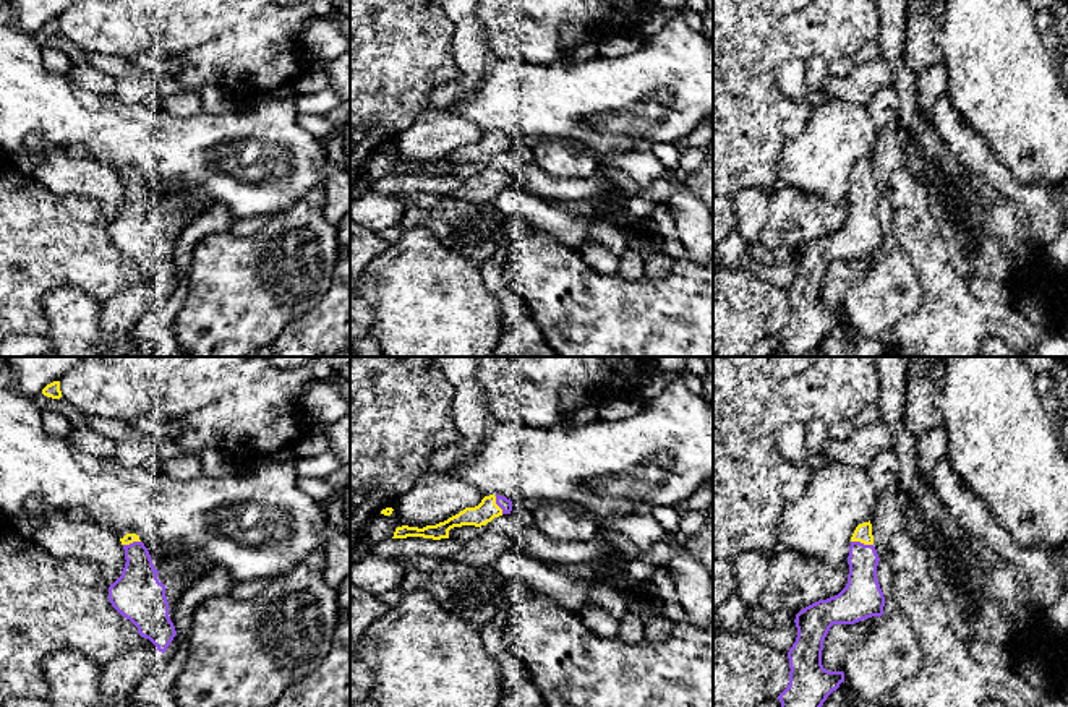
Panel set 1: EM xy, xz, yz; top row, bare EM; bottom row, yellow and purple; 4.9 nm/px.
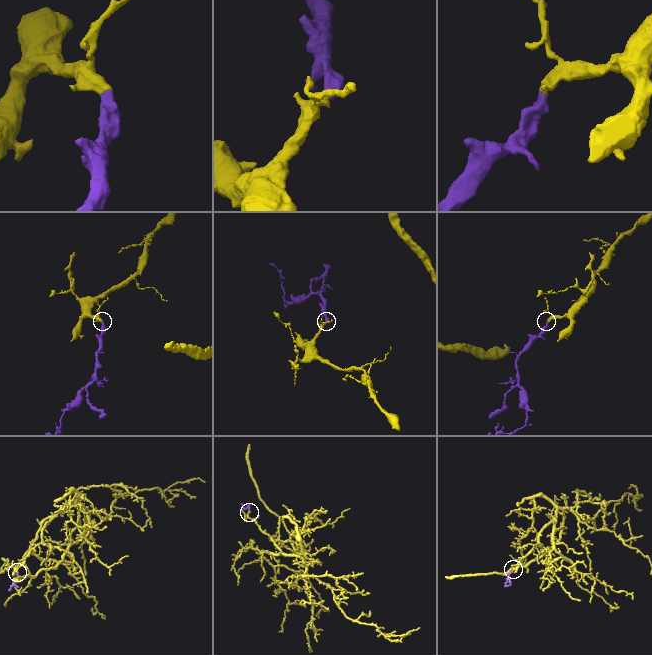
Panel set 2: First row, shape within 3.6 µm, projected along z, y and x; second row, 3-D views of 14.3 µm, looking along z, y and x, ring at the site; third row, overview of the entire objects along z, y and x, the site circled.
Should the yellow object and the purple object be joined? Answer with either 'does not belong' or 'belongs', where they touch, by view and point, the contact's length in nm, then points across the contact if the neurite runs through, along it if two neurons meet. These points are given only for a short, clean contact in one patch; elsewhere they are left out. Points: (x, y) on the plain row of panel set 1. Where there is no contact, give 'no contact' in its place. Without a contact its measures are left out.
belongs; contact yz (862, 179); length 110 nm

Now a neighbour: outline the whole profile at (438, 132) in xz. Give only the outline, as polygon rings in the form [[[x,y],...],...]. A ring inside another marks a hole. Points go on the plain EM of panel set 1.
[[[429,105],[392,146],[405,162],[426,164],[478,143],[483,135],[475,123],[455,115],[449,107]]]

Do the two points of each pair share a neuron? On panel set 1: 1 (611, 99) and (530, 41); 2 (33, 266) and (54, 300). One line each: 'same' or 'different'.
1: different
2: different

